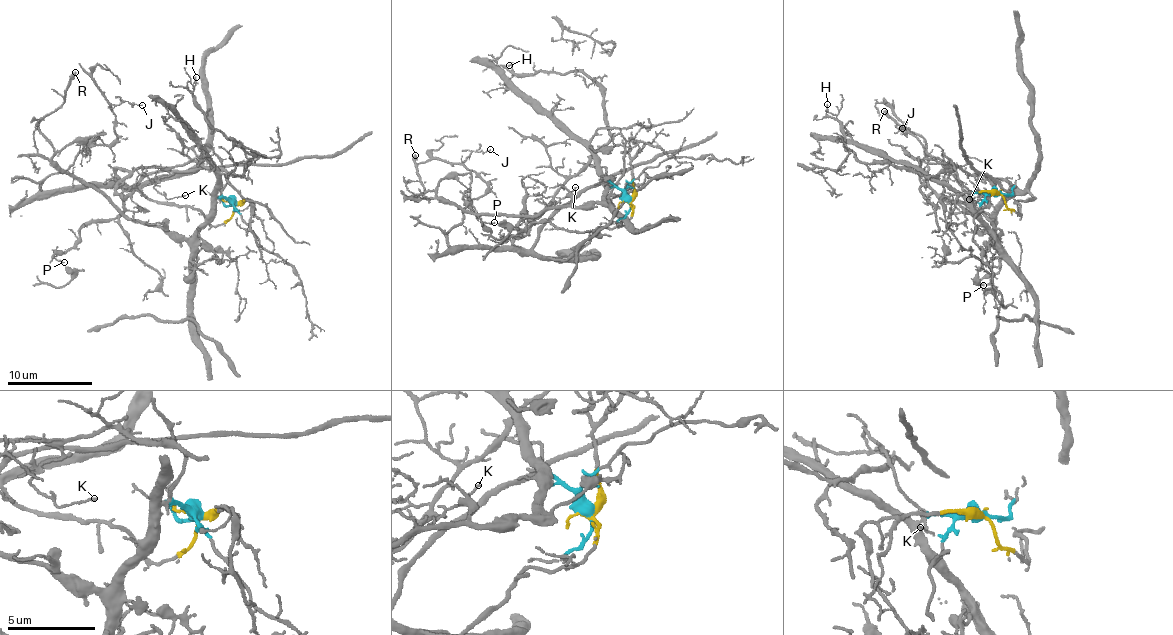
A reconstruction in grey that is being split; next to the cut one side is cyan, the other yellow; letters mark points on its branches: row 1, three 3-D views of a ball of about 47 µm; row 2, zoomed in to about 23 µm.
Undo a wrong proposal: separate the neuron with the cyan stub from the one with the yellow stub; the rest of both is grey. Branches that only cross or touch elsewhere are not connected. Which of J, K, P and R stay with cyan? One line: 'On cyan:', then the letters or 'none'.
On cyan: R

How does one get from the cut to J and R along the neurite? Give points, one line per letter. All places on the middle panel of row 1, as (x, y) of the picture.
J: (626, 201), (625, 222), (566, 259), (453, 249), (447, 235), (488, 186), (463, 160), (489, 149)
R: (628, 201), (606, 178), (601, 201), (535, 215), (489, 215), (433, 190), (410, 198), (424, 190), (416, 154)

